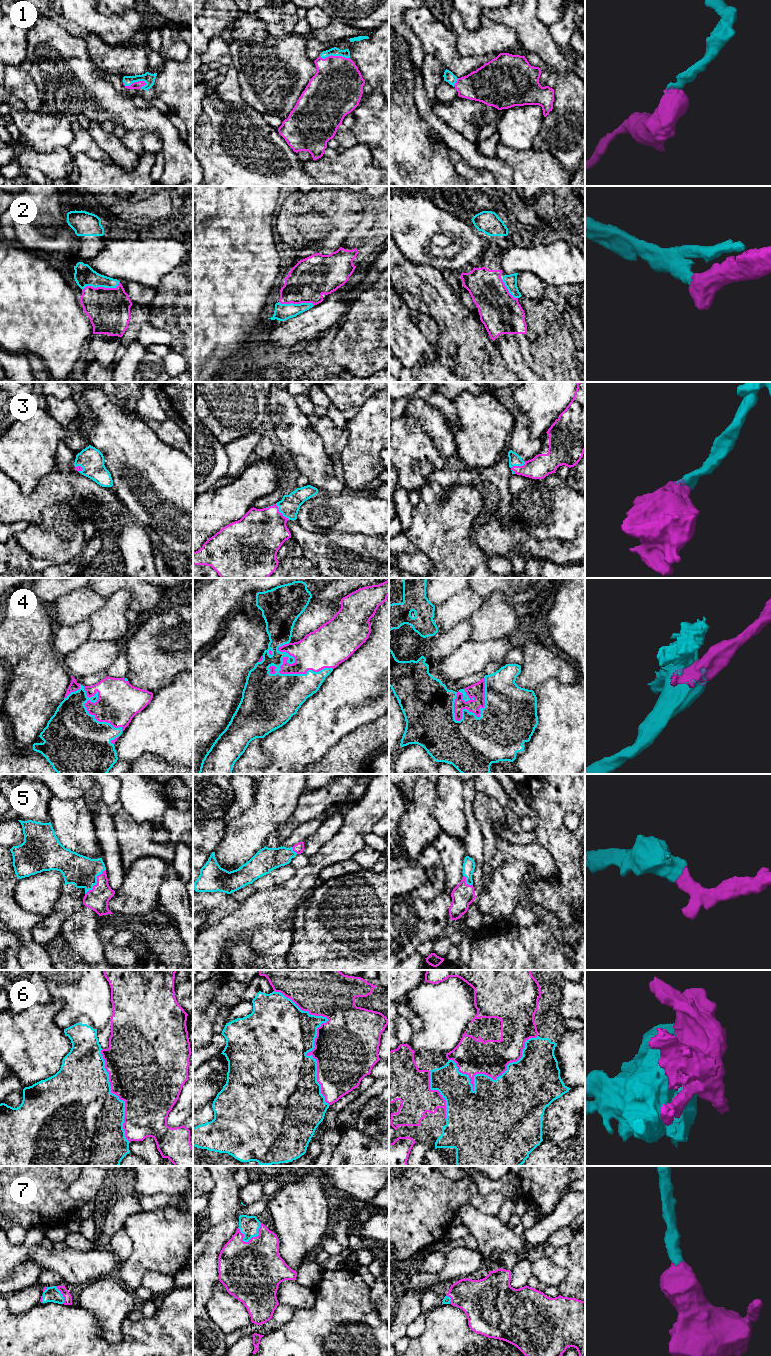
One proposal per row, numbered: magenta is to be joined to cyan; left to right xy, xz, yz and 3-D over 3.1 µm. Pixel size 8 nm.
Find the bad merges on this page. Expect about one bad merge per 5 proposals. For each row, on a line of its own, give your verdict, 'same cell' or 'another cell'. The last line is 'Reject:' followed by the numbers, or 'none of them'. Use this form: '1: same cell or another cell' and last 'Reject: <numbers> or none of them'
1: same cell
2: same cell
3: same cell
4: same cell
5: same cell
6: another cell
7: same cell
Reject: 6

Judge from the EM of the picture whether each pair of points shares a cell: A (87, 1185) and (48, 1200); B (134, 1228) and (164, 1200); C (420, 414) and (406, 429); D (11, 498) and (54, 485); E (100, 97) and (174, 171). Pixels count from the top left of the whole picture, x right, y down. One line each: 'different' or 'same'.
A: different
B: different
C: different
D: same
E: same

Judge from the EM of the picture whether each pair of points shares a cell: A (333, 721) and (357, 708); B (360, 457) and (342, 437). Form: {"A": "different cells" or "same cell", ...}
{"A": "same cell", "B": "different cells"}

